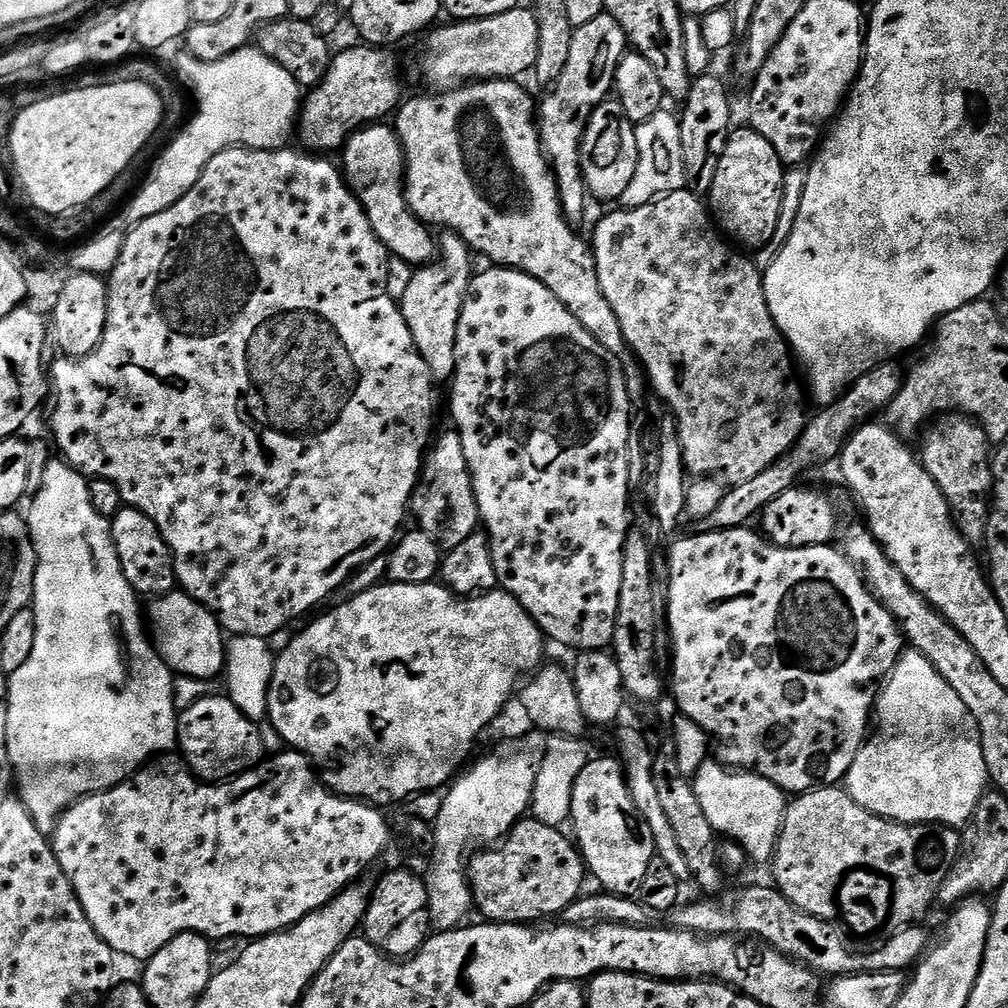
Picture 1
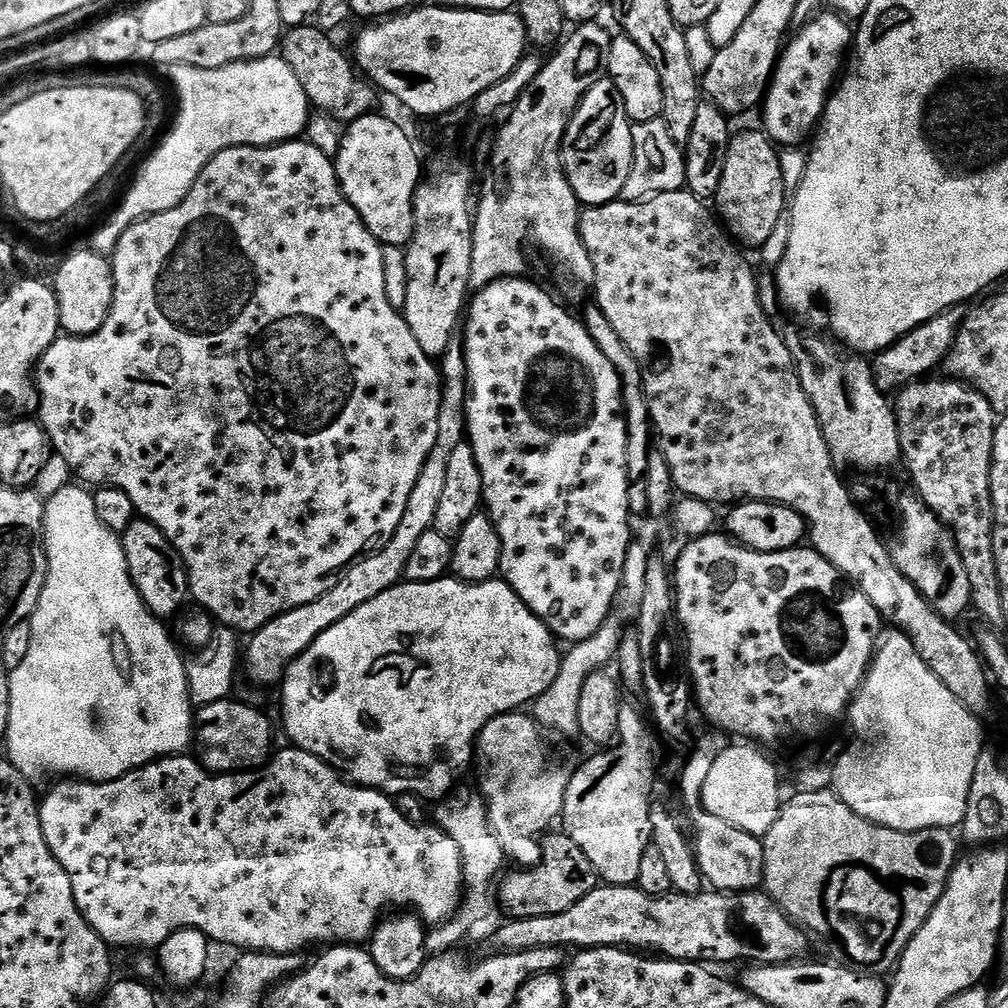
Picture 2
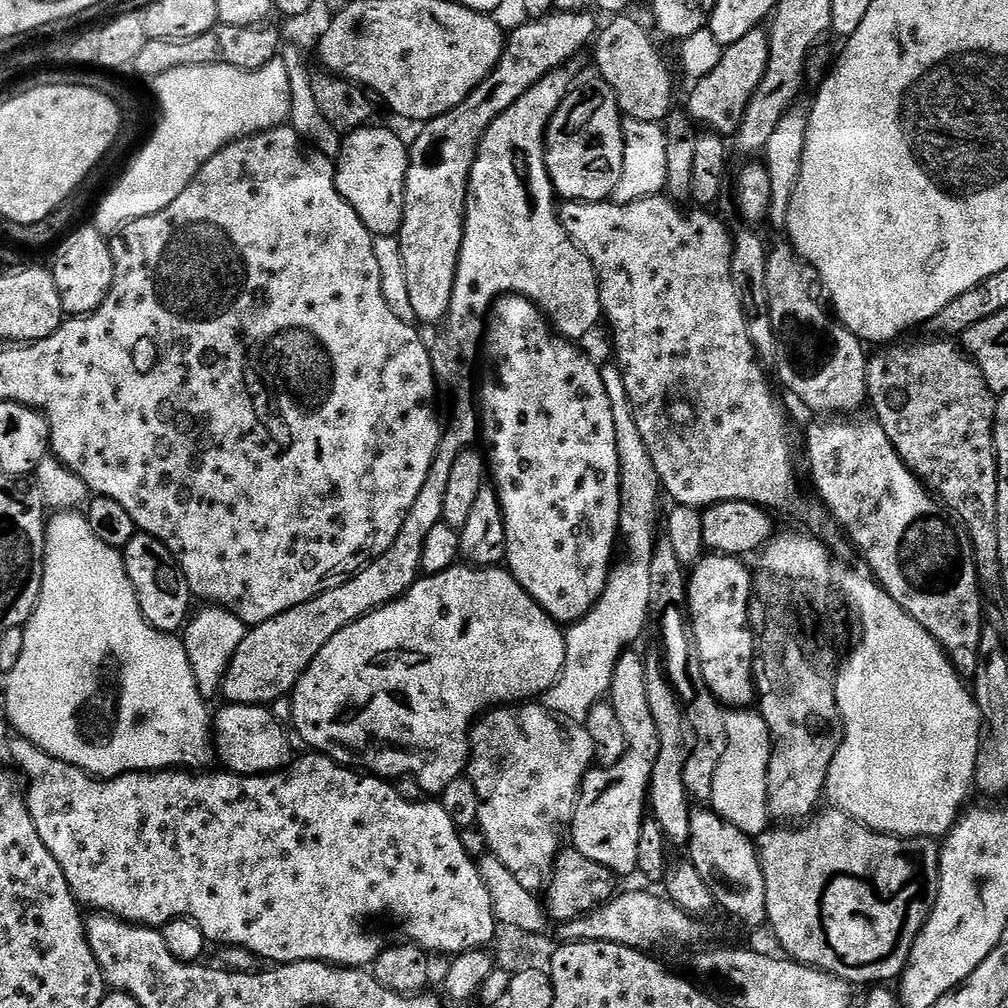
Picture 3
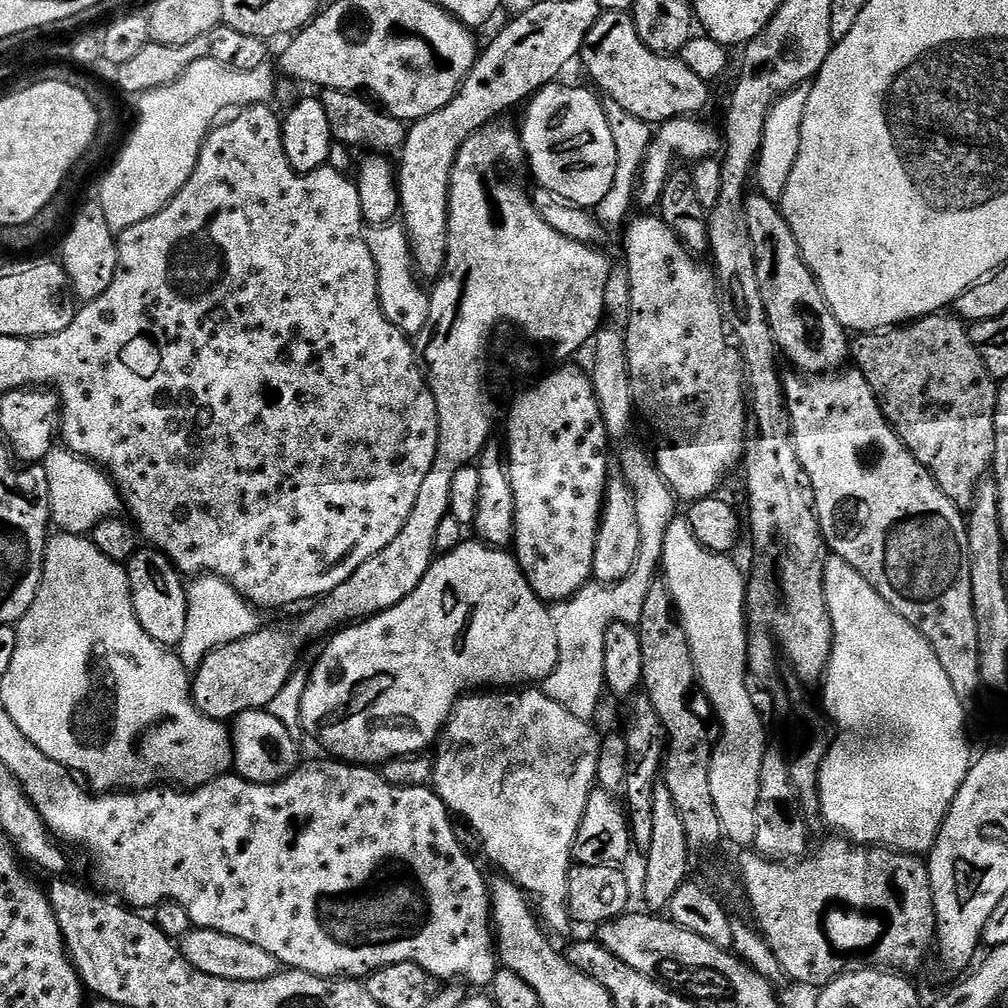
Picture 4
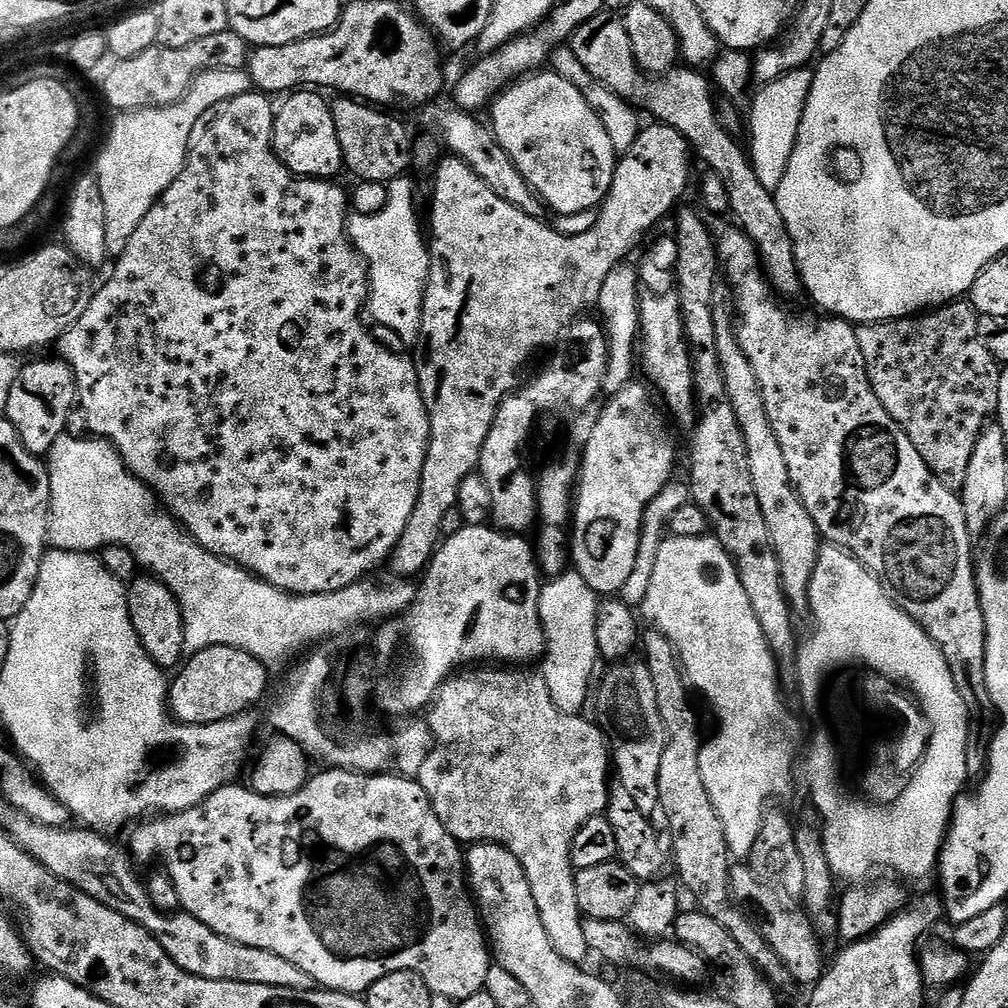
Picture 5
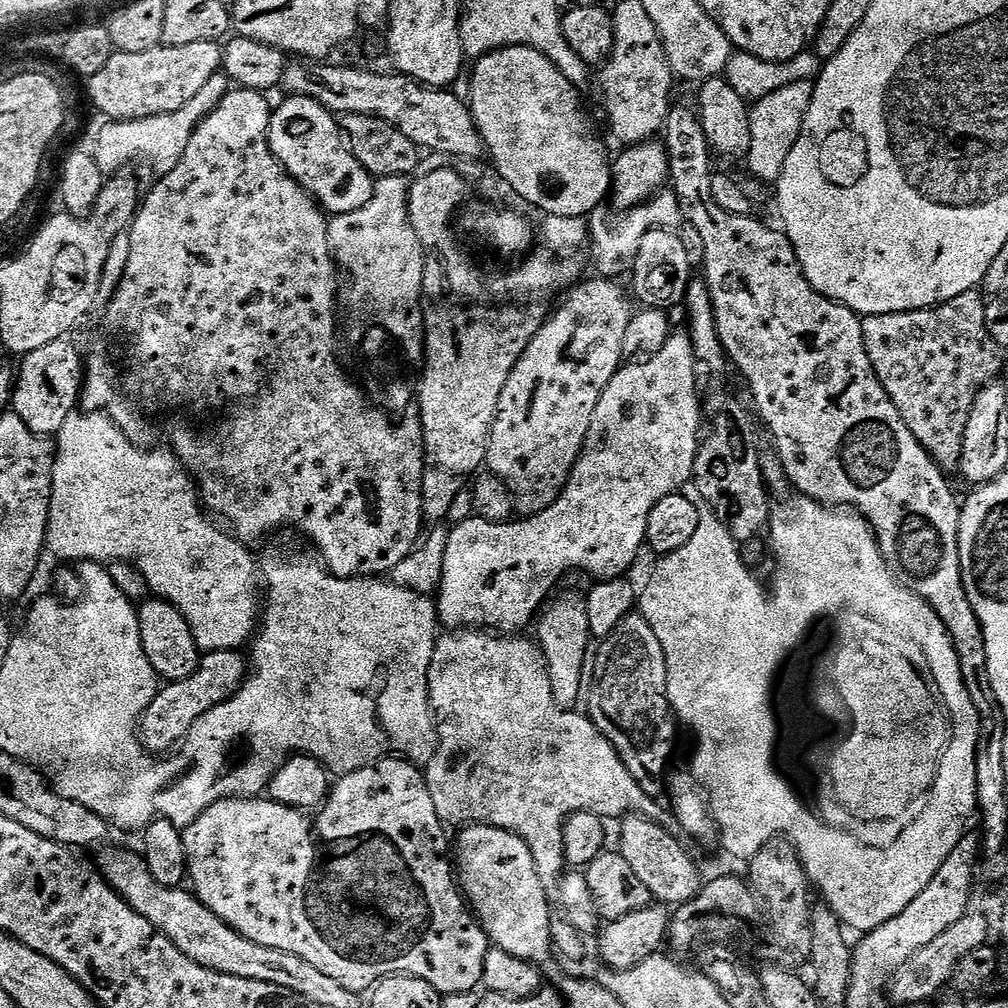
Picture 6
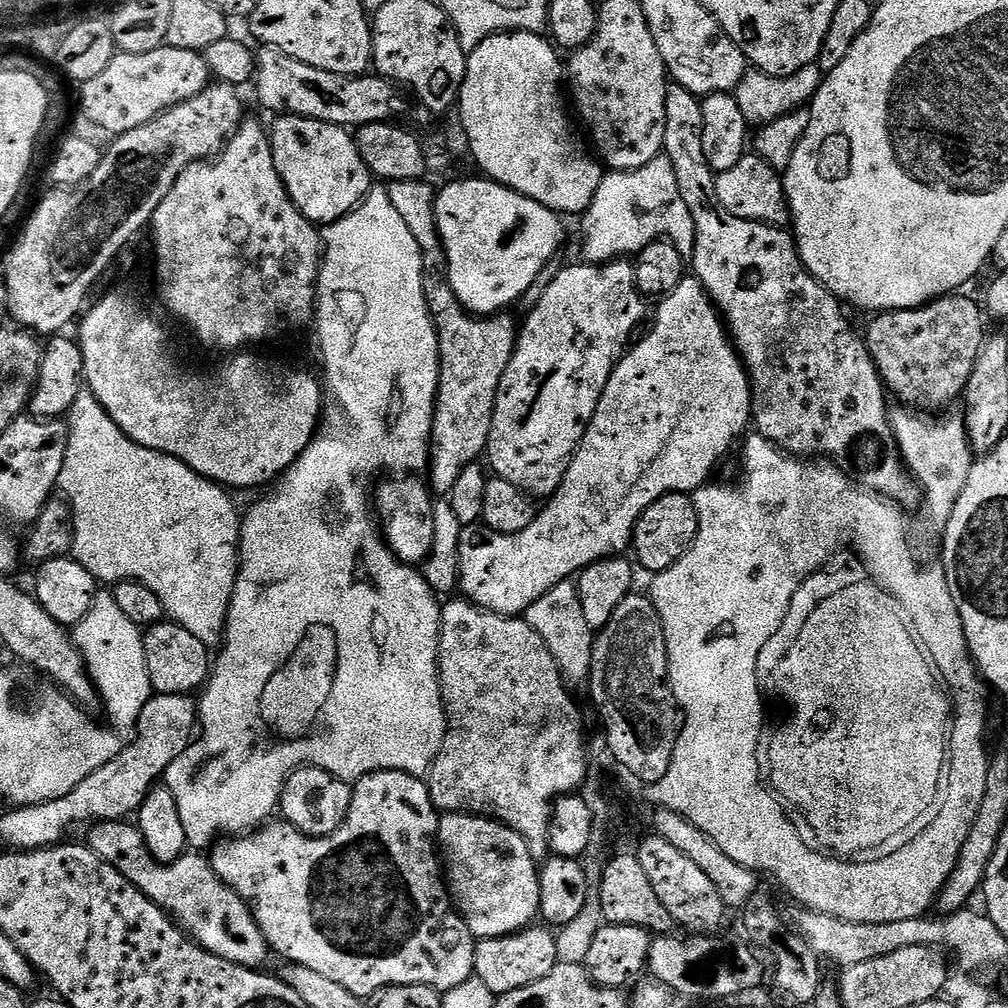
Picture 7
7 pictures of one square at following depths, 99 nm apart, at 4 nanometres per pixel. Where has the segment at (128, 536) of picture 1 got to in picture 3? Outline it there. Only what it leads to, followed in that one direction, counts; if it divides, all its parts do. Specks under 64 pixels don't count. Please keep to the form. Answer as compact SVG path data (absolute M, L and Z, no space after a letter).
M138 534L130 538L130 542L122 549L122 555L126 574L138 594L138 606L146 622L160 632L179 633L190 619L194 597L174 554L166 550L158 538Z

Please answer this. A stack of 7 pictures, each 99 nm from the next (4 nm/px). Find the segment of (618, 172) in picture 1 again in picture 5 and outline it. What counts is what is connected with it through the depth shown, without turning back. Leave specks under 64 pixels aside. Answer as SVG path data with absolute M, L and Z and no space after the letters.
M537 70L507 85L493 99L491 112L490 127L502 150L510 154L522 178L526 178L528 185L551 211L553 208L553 213L565 216L591 212L605 203L603 200L607 198L611 188L613 191L614 181L618 176L618 153L610 142L610 134L606 134L606 126L602 126L600 116L590 106L590 102L586 102L578 86L566 82L566 78L554 71Z

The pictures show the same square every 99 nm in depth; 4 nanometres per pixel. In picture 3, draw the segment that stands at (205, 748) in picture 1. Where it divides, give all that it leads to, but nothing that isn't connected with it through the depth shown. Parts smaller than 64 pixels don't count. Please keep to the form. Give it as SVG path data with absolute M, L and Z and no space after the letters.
M229 704L214 716L214 756L223 771L234 776L266 776L289 763L288 732L271 707L263 704Z

